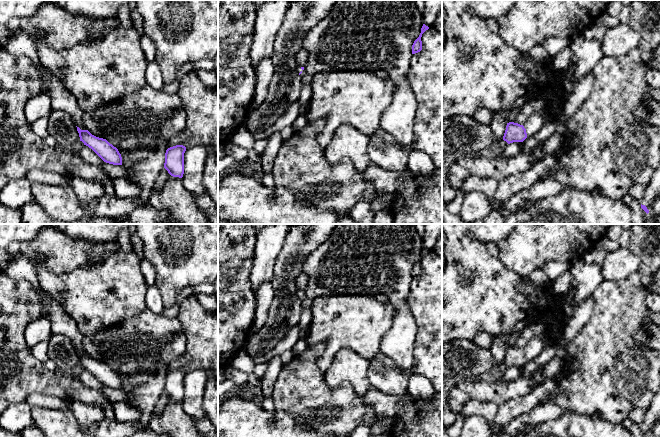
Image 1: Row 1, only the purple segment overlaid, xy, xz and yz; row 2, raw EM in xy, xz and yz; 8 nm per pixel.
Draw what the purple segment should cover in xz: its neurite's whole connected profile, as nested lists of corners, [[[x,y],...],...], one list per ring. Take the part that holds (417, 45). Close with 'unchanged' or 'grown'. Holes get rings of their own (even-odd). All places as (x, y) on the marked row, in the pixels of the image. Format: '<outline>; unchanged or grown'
[[[423,24],[419,37],[414,41],[414,43],[412,45],[412,54],[418,53],[422,50],[421,37],[422,37],[422,34],[428,29],[429,29],[429,27],[426,26],[425,24]]]; unchanged

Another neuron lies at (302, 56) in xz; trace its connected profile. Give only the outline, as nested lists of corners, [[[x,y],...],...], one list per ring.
[[[302,48],[299,52],[296,54],[296,61],[299,66],[305,67],[309,59],[309,52]]]

